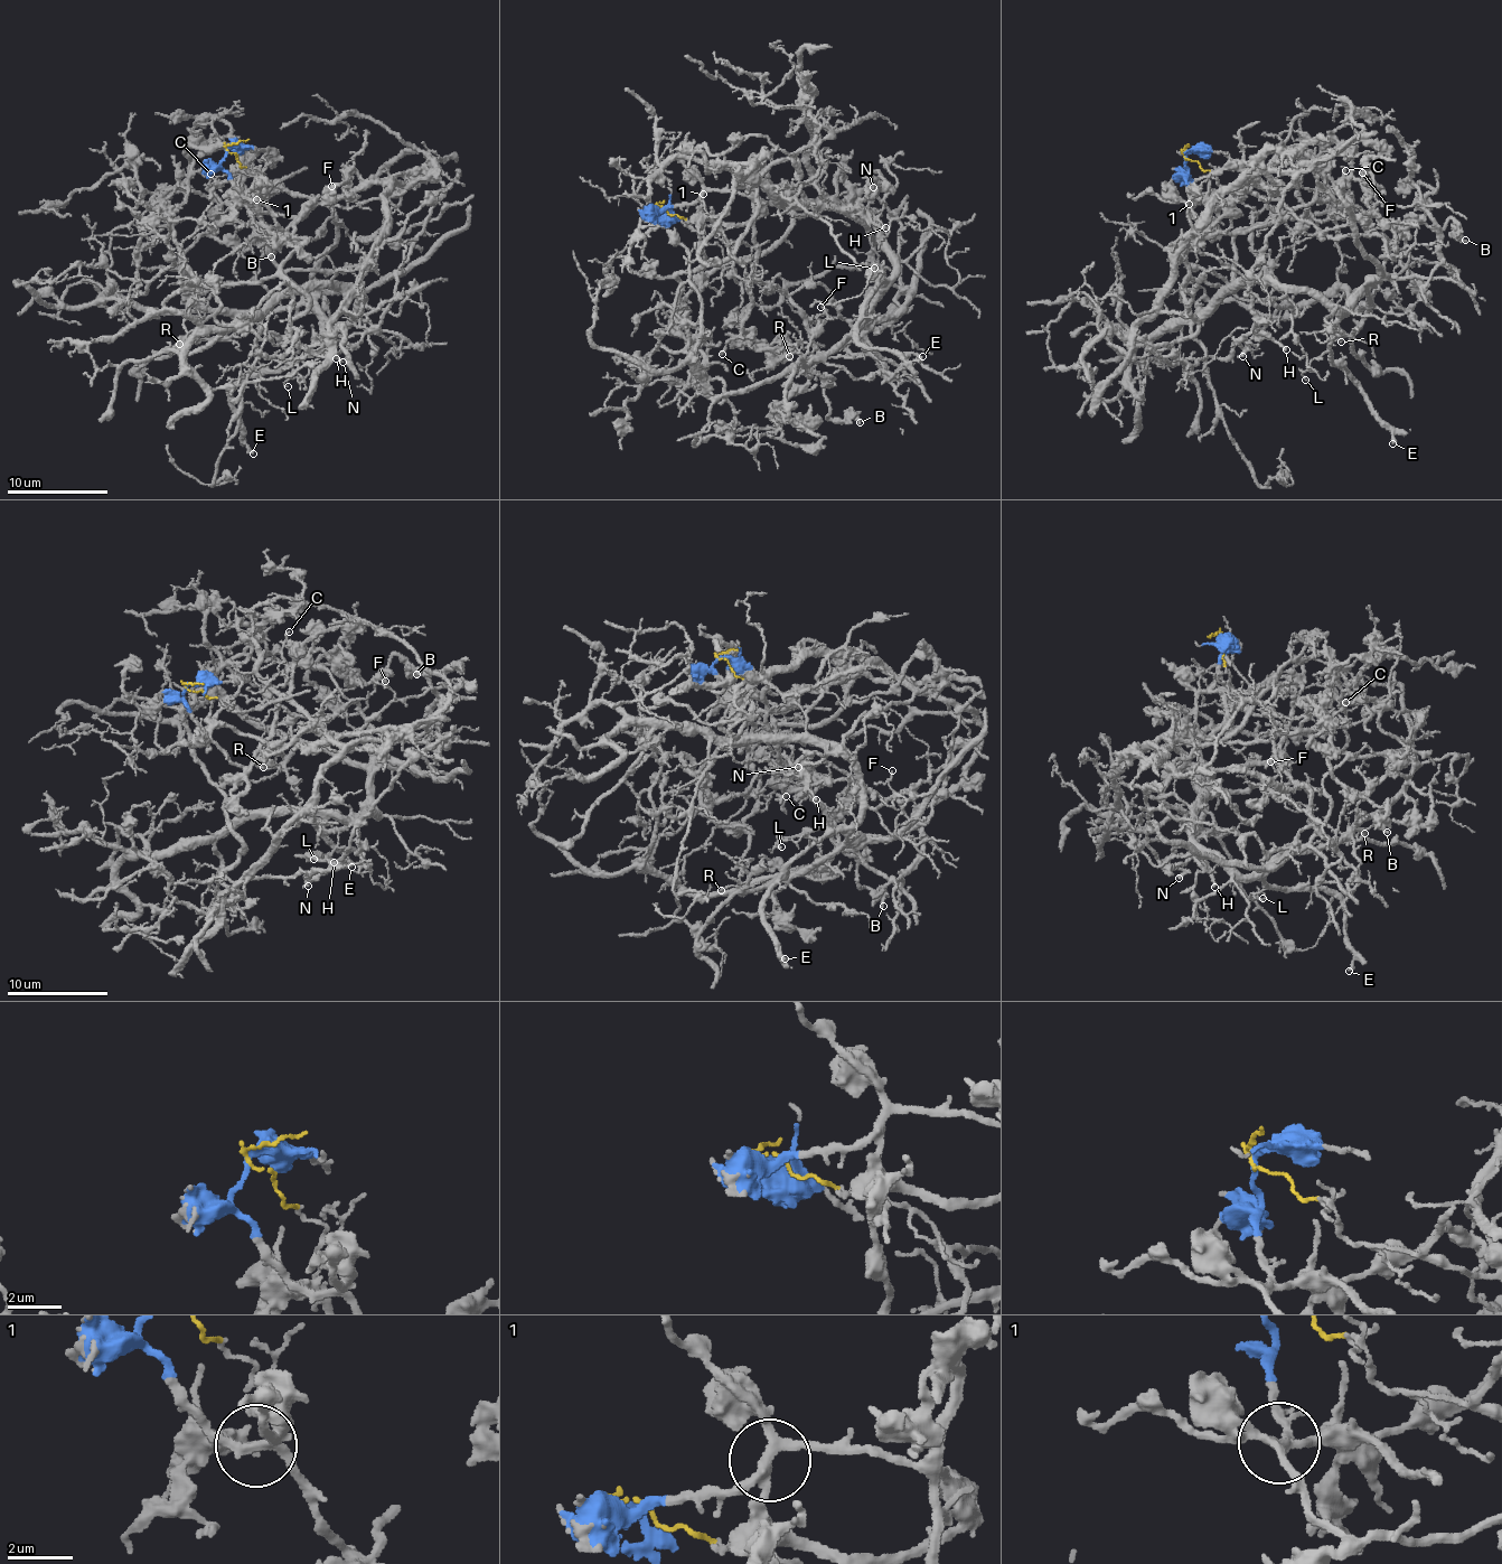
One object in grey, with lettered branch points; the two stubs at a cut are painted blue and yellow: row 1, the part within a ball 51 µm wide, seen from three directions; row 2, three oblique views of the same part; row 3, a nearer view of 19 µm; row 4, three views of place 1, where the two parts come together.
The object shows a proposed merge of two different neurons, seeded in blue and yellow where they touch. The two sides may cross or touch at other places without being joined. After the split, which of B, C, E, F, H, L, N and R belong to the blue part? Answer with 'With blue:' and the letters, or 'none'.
With blue: B, C

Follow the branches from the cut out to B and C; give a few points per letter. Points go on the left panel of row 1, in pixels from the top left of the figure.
B: (228, 149), (219, 170), (284, 232), (230, 205), (240, 186), (265, 236), (253, 243), (272, 258)
C: (228, 149), (219, 170), (262, 200), (284, 232), (270, 234), (250, 211), (228, 205), (213, 193), (210, 174)

